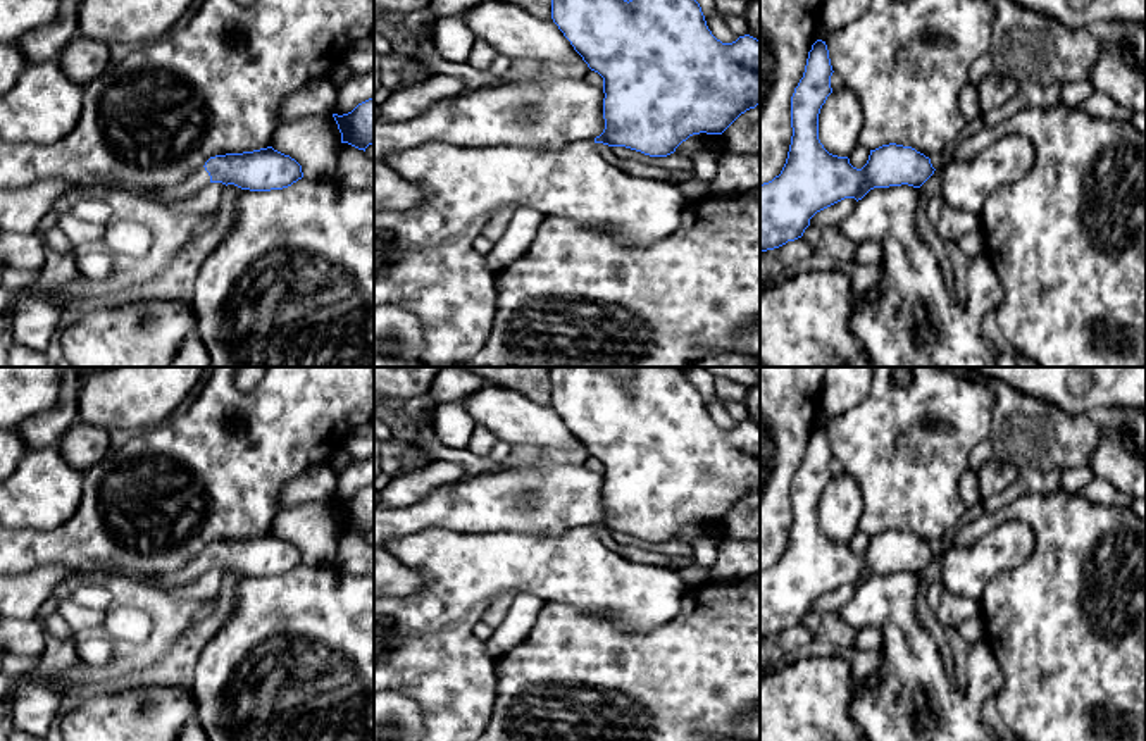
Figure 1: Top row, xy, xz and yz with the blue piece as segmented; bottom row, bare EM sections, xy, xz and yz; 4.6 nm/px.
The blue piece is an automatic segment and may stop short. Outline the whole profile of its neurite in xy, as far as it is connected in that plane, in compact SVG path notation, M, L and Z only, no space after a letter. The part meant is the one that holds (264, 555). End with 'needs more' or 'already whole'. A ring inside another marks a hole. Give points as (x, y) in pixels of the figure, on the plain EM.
M272 532L210 543L186 567L171 576L126 576L162 593L179 589L210 569L234 570L250 577L283 576L303 564L302 551Z | needs more

